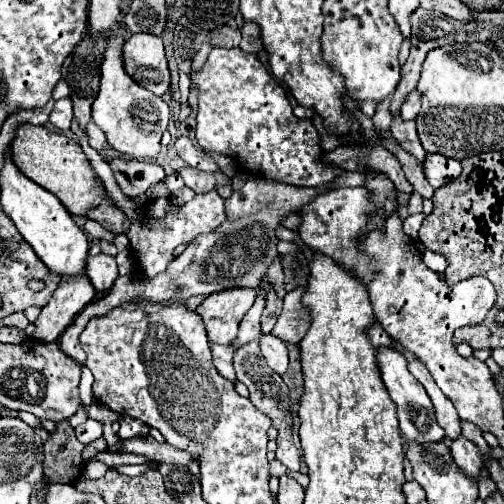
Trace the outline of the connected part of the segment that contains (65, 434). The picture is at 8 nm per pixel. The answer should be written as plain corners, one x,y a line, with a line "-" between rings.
61,421
57,431
43,445
43,471
49,481
59,483
75,483
77,477
83,473
83,459
81,445
75,439
75,431
69,427
67,421

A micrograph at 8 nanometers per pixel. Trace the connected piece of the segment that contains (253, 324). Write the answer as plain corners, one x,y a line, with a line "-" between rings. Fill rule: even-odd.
257,297
257,301
251,307
251,311
243,317
243,321
239,325
239,333
237,333
235,341
231,343
231,347
237,349
237,347
245,345
247,341
253,341
253,339
259,339
261,337
261,333
259,333
261,313
263,313
263,297

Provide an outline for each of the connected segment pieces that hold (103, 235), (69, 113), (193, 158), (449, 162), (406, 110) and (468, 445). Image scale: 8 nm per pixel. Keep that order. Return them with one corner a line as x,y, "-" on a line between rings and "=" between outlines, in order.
89,218
86,219
86,223
84,225
85,231
87,234
91,235
92,237
98,239
98,240
106,240
108,242
113,243
114,242
114,236
113,234
106,229
103,229
99,223
96,221
93,221
=
59,99
55,101
55,107
49,115
49,121
61,129
61,131
67,131
69,125
71,125
71,119
73,119
73,109
71,109
71,99
=
179,137
177,143
175,143
175,149
177,149
179,157
181,157
187,165
191,165
191,167
195,167
195,169
203,169
203,171
219,171
219,167
217,167
217,163
213,161
213,157
211,157
207,151
199,151
199,149
193,145
191,139
=
427,153
425,163
423,163
423,171
425,171
425,177
431,183
431,187
439,189
441,185
447,185
455,177
459,177
461,163
455,159
449,159
449,157
439,157
439,155
=
415,89
413,93
409,93
409,97
405,99
405,105
401,107
401,117
403,119
415,119
417,113
419,113
419,107
421,107
421,93
=
463,435
453,439
451,441
451,453
453,453
455,463
463,469
465,475
469,475
473,479
479,477
479,469
481,469
479,455
481,455
481,451
479,451
479,447
473,441
465,439

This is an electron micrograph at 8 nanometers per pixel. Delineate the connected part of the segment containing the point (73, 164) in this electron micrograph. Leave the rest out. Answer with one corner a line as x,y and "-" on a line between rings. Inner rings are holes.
21,125
15,133
15,139
11,141
11,151
11,157
21,169
21,173
25,173
31,181
53,193
71,215
85,217
89,209
97,207
103,201
105,191
97,183
97,175
89,165
89,159
81,151
79,143
69,139
67,135
47,127

